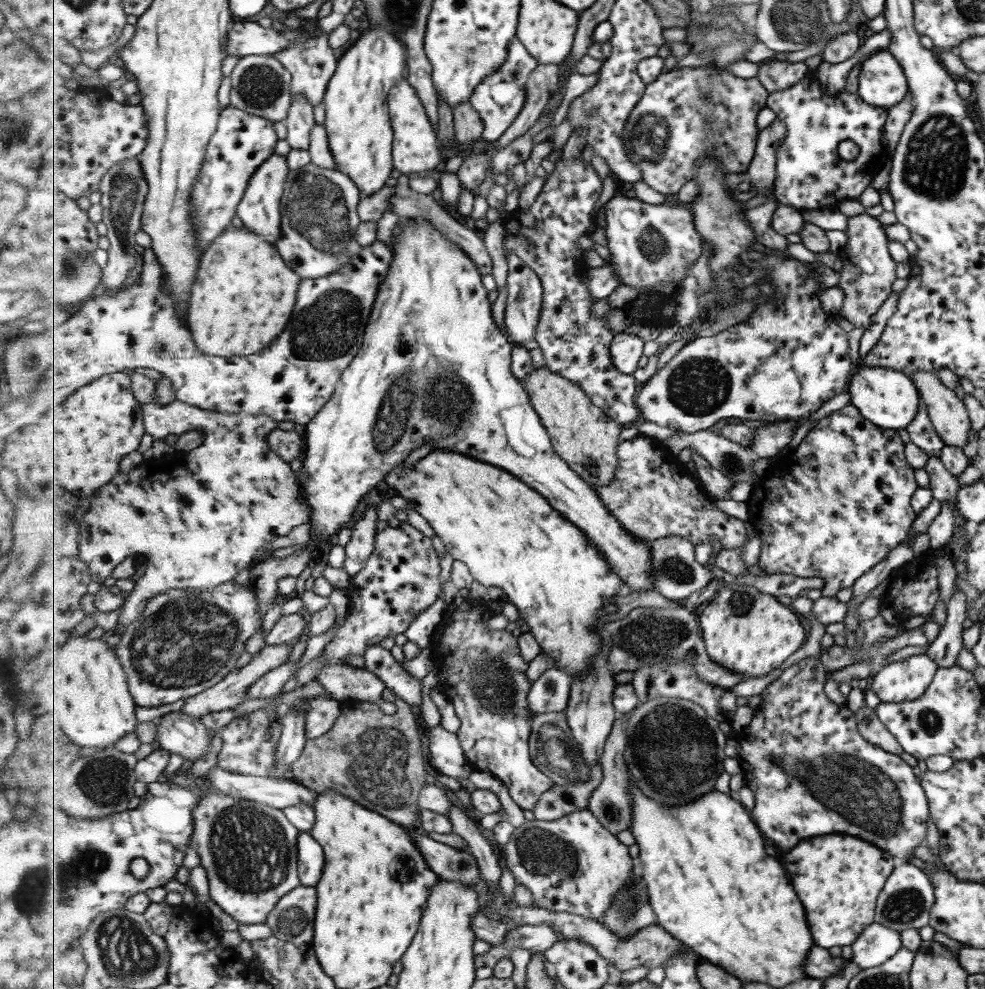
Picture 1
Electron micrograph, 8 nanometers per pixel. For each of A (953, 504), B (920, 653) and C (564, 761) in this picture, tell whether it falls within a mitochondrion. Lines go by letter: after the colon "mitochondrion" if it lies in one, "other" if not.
A: other
B: other
C: mitochondrion

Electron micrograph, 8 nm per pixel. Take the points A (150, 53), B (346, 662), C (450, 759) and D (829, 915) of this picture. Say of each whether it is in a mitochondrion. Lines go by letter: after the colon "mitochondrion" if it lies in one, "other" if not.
A: other
B: other
C: other
D: other

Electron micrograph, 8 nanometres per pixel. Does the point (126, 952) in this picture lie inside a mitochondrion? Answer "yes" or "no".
yes

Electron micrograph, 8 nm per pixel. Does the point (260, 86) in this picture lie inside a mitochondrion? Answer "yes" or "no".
yes

